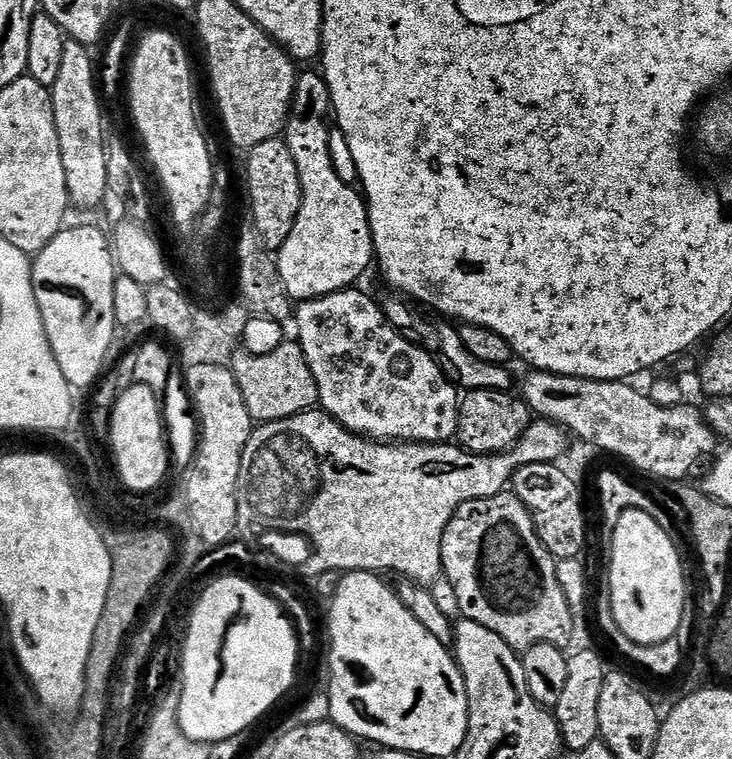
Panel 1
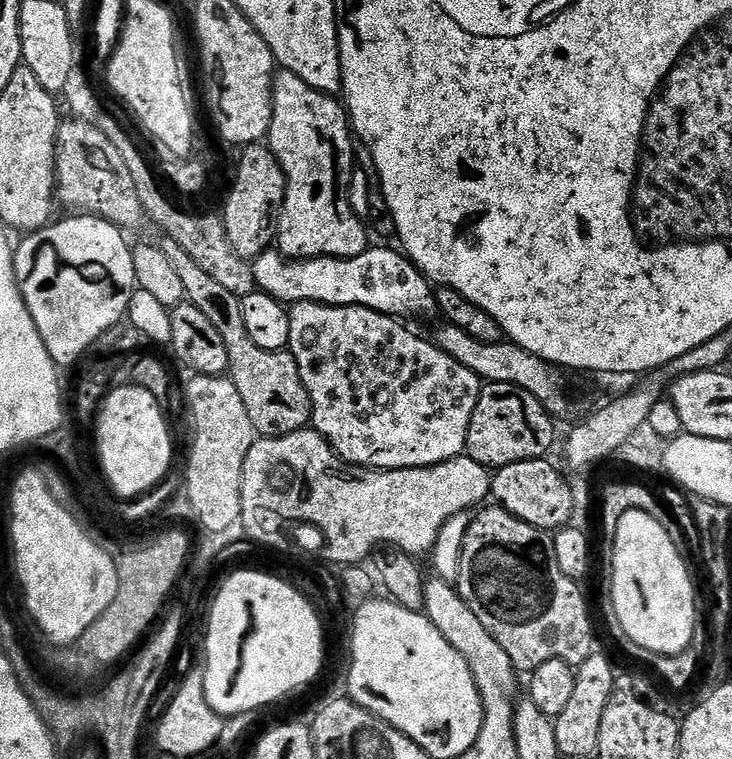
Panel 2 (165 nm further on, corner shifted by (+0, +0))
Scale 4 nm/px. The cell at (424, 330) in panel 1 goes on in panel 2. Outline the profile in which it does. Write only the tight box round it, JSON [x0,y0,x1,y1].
[251,246,436,322]

